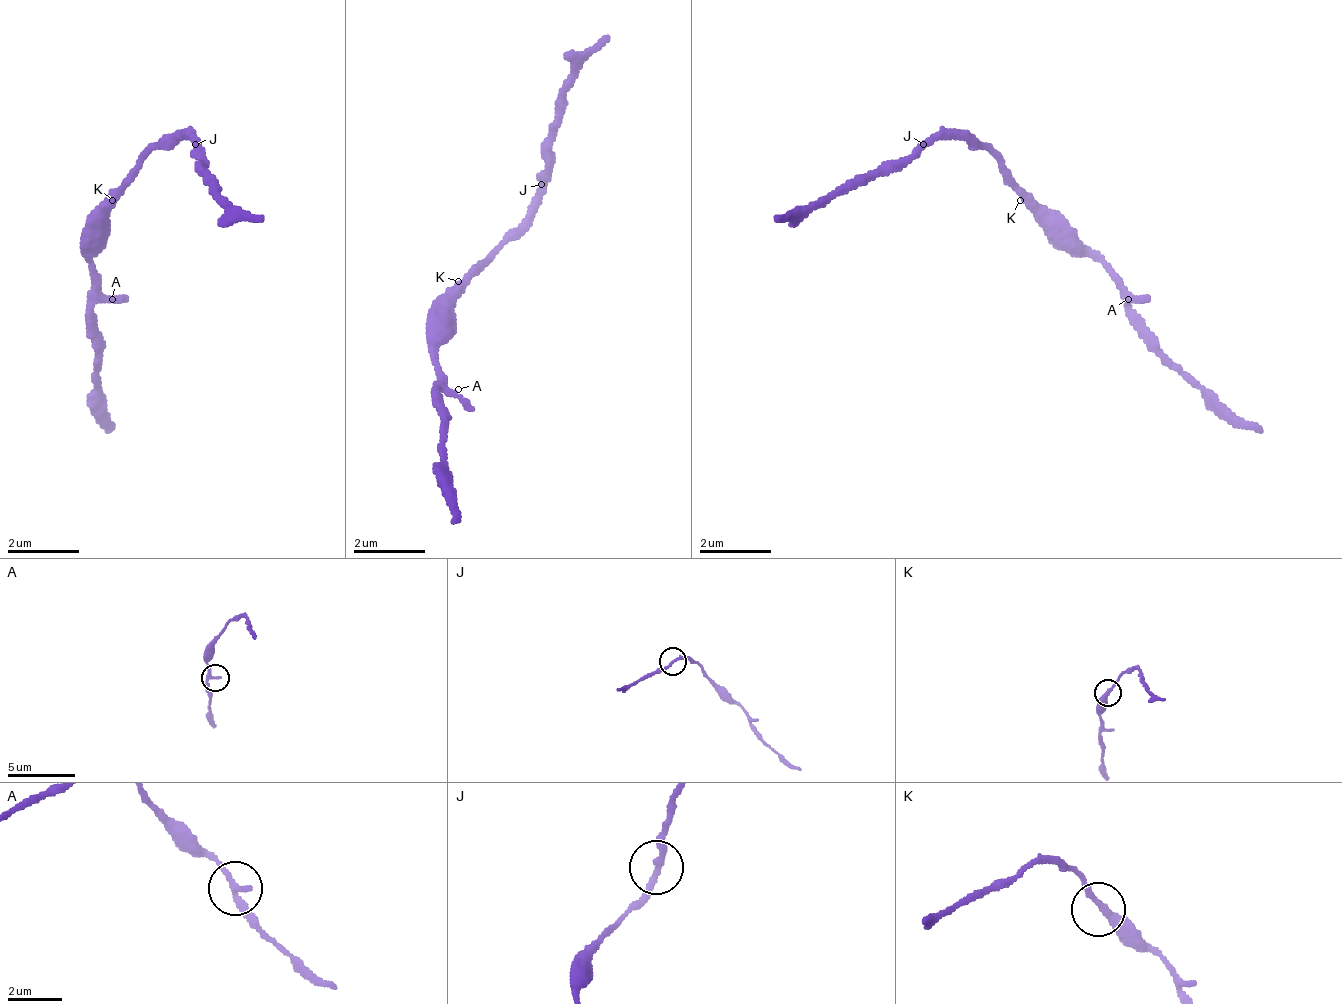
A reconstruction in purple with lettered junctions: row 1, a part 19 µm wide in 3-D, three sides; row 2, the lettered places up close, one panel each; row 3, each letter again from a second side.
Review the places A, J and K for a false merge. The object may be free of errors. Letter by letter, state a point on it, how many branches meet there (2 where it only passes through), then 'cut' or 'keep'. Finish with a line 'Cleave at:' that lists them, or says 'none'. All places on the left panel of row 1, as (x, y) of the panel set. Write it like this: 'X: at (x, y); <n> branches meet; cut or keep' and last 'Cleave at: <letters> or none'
A: at (112, 299); 2 branches meet; keep
J: at (195, 144); 2 branches meet; keep
K: at (112, 200); 2 branches meet; keep
Cleave at: none

